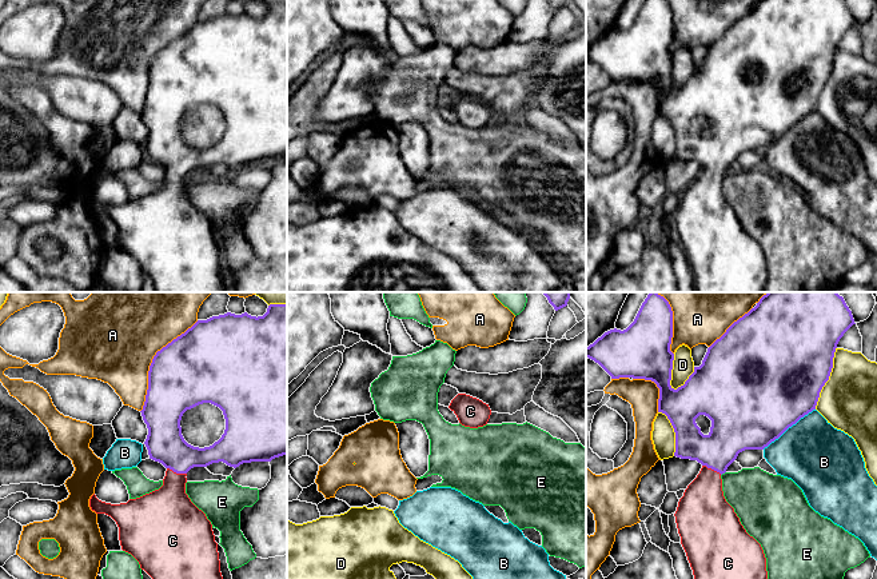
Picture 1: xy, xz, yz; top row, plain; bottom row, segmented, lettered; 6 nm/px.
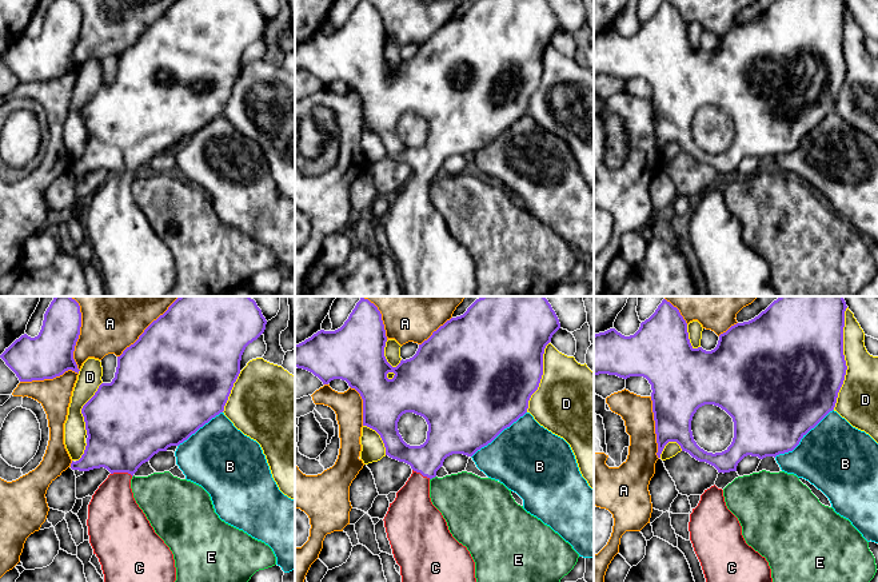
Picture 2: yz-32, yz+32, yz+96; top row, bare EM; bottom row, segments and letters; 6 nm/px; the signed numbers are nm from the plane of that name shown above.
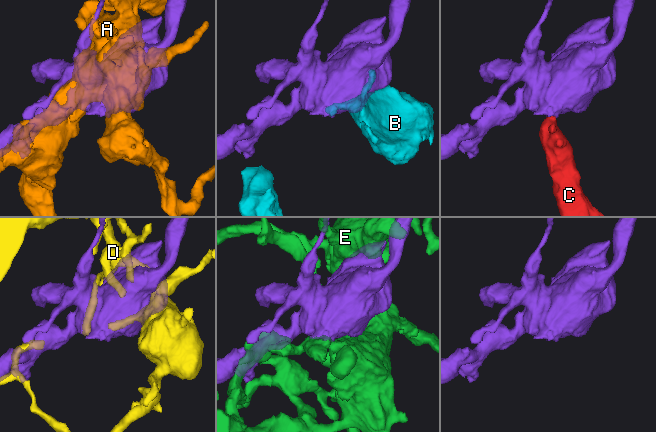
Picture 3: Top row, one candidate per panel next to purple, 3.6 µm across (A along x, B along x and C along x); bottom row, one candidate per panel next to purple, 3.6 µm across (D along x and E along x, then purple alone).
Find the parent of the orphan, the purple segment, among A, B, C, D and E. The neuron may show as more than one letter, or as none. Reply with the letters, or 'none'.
C

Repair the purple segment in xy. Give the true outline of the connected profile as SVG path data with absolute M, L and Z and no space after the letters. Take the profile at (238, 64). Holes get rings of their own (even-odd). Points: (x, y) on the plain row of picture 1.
M270 5L267 13L258 19L247 13L227 13L198 21L154 57L148 72L145 103L140 113L148 129L144 145L150 160L167 169L163 187L120 205L101 203L93 195L89 208L116 223L121 251L139 263L140 269L152 279L156 292L224 292L212 225L186 195L186 177L191 169L212 164L223 163L236 169L243 164L271 163L287 156L287 5ZM203 104L211 104L223 112L226 131L212 147L199 149L184 141L180 121L187 111Z

